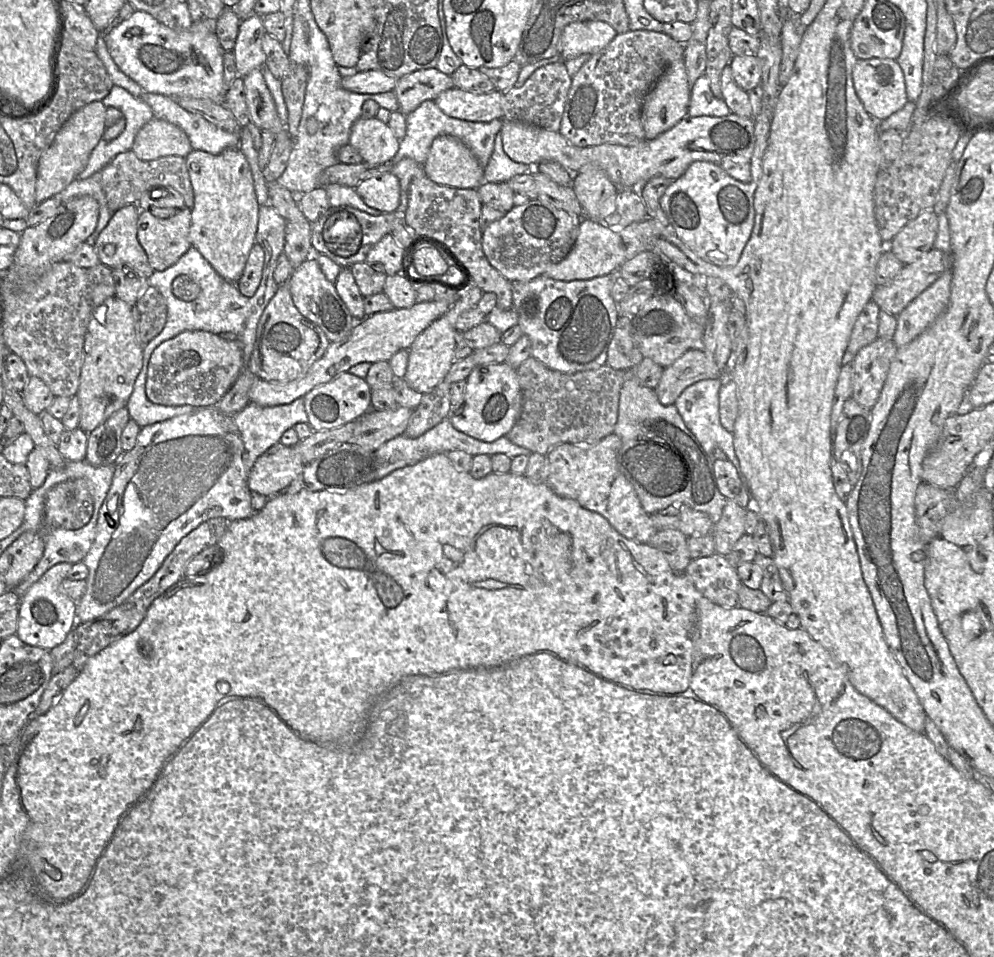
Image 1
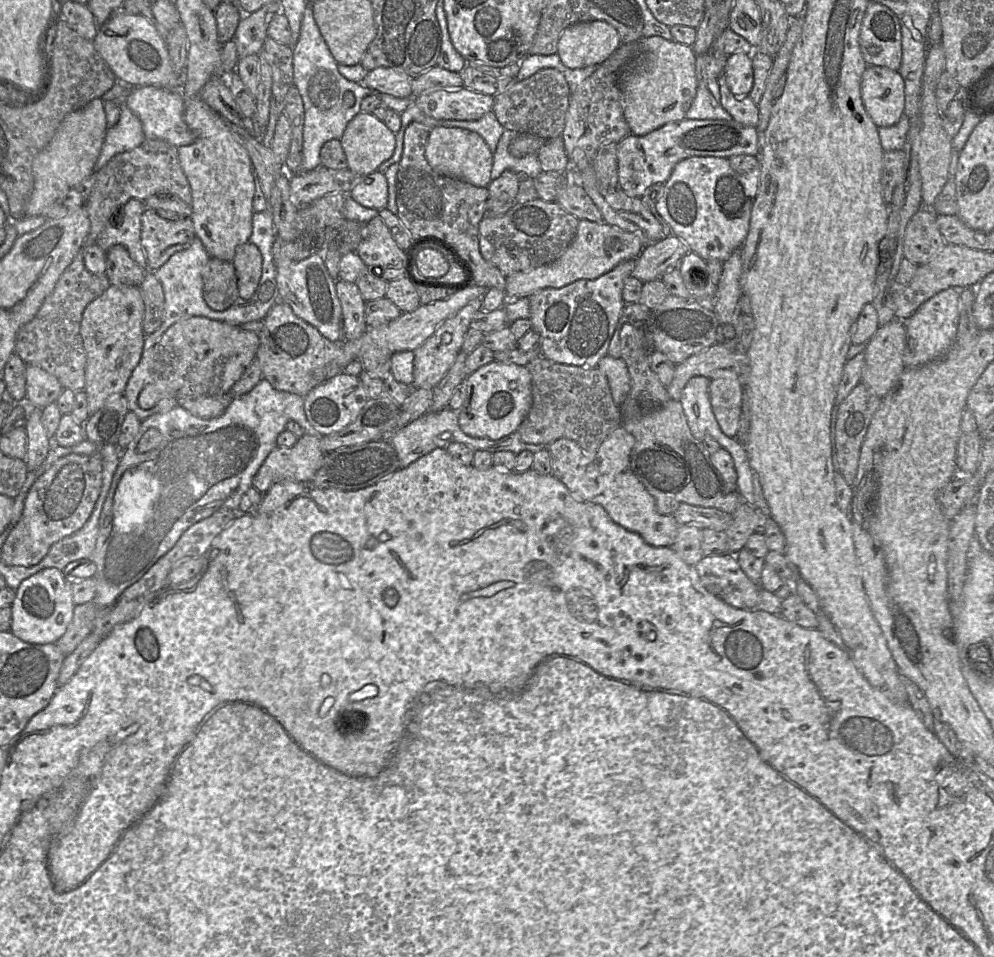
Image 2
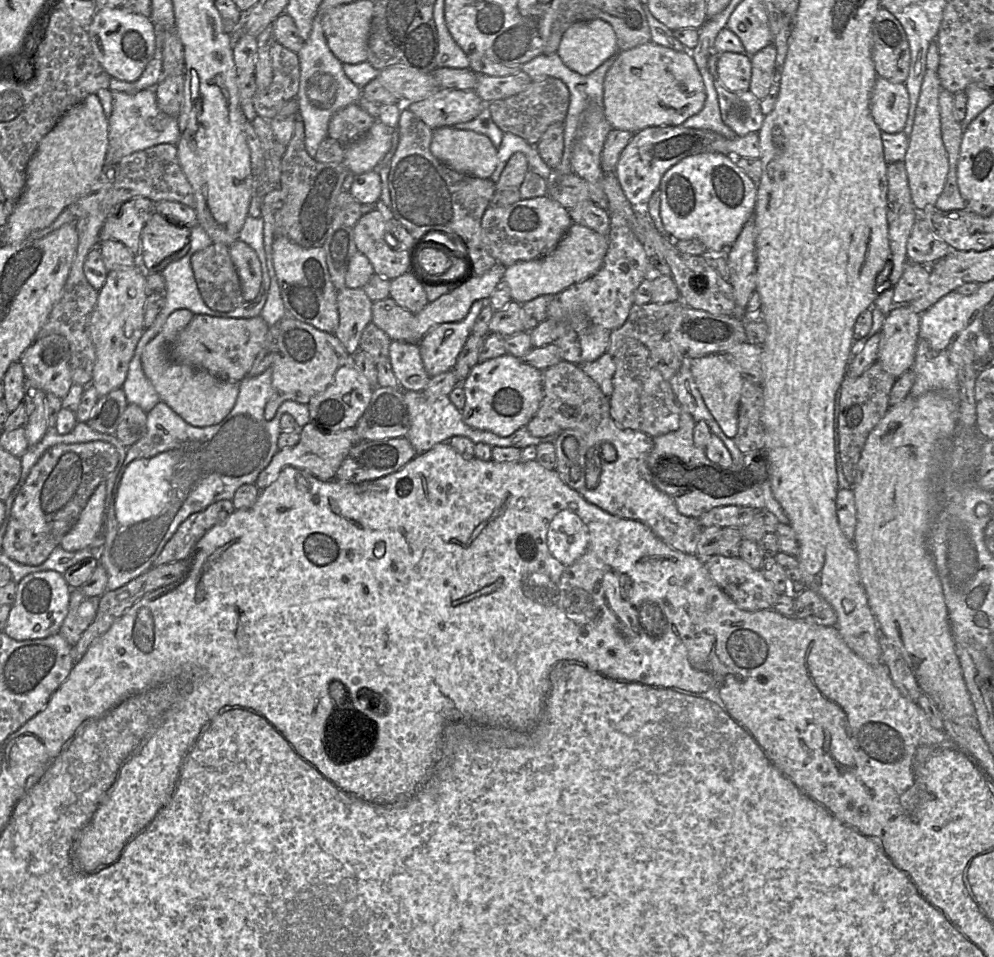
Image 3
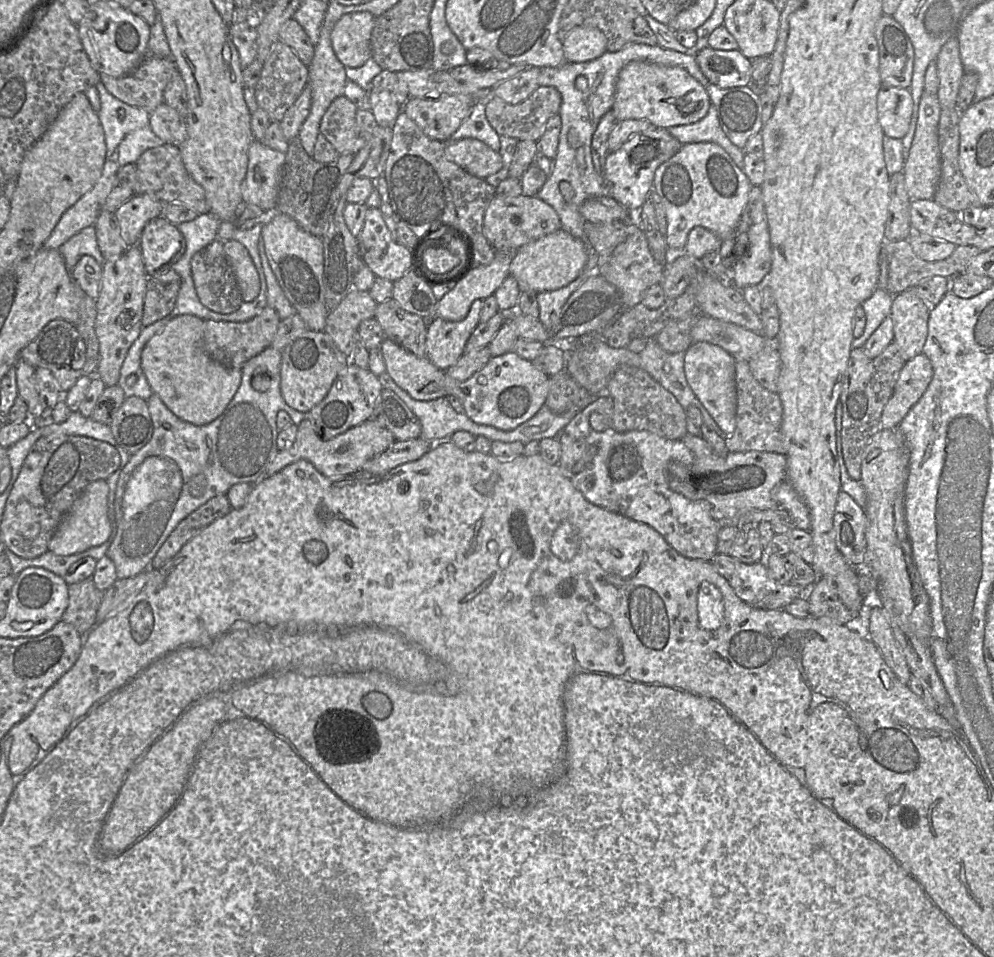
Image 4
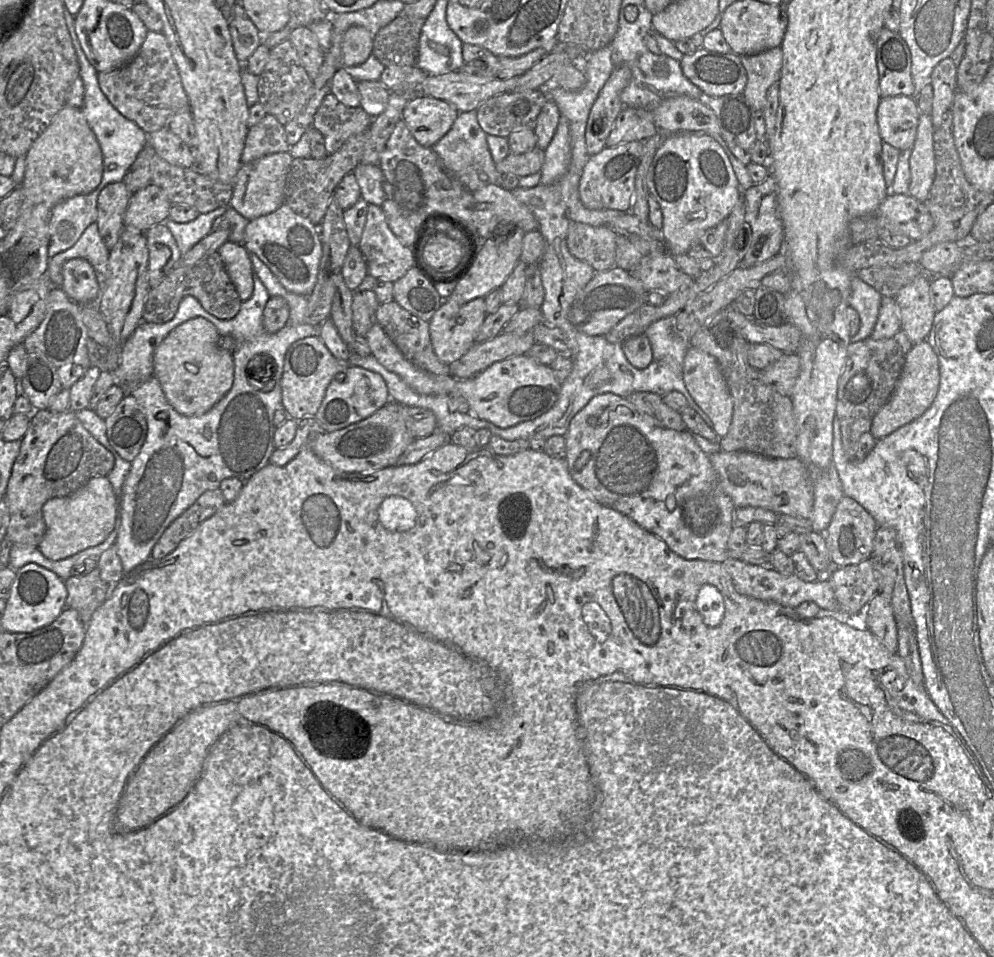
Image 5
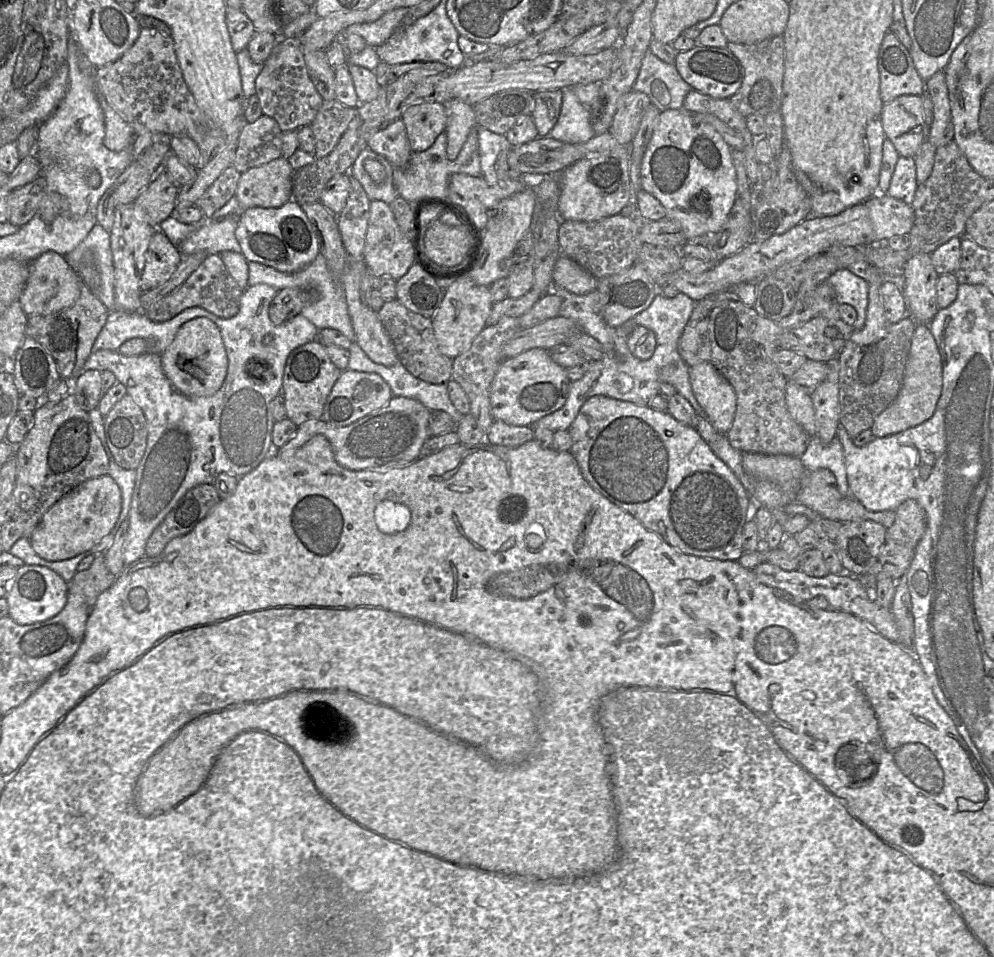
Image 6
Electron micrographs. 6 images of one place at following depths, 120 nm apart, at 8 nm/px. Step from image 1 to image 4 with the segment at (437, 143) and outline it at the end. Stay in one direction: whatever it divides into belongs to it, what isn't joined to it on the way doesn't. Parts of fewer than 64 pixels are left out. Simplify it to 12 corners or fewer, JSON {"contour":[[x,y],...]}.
{"contour":[[474,138],[445,142],[445,155],[482,179],[504,165]]}

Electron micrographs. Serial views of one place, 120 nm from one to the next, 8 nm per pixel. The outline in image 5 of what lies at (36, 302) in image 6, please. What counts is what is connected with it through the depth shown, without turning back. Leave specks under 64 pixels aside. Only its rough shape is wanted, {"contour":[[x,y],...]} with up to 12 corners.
{"contour":[[66,261],[60,288],[79,304],[100,294],[93,266]]}

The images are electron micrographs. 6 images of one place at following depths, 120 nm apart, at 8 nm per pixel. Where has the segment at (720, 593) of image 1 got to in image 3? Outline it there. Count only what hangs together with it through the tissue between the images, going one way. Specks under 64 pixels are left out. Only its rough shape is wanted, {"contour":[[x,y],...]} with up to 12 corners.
{"contour":[[740,557],[701,561],[741,610],[771,609],[780,596]]}

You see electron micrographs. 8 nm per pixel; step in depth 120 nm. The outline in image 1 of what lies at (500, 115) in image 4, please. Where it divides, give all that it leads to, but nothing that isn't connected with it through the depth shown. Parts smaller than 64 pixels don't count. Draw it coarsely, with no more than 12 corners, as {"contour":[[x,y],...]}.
{"contour":[[565,63],[503,93],[502,120],[559,132]]}

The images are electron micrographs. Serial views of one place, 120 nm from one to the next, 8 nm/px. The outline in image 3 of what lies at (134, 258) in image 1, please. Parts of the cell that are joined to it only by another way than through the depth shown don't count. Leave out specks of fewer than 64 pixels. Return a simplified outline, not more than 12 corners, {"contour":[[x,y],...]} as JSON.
{"contour":[[148,198],[124,202],[100,241],[119,241],[139,259],[141,233],[154,211]]}

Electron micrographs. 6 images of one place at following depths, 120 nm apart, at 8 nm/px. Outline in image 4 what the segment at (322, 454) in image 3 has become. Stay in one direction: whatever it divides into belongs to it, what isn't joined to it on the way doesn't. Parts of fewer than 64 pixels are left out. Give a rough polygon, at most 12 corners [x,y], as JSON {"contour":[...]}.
{"contour":[[310,418],[264,478],[298,460],[346,477],[386,451],[393,434],[373,419],[322,440]]}

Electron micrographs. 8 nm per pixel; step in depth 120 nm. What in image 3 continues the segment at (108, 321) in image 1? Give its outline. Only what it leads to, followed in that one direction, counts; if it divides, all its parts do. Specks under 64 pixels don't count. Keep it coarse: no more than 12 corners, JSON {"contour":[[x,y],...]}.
{"contour":[[108,272],[89,319],[91,384],[121,388],[145,330],[146,272]]}

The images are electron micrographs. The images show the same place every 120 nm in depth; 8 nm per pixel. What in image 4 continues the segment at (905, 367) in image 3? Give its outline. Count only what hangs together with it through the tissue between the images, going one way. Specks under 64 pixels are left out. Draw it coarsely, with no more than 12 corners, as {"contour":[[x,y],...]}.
{"contour":[[910,289],[893,295],[893,342],[905,362],[922,353],[930,308]]}

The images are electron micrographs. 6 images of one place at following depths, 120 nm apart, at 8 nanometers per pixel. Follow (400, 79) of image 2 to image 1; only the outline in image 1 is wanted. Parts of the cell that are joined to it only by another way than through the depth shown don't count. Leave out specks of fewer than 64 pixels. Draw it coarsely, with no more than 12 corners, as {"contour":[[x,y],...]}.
{"contour":[[367,70],[342,77],[342,87],[360,94],[393,91],[397,78]]}

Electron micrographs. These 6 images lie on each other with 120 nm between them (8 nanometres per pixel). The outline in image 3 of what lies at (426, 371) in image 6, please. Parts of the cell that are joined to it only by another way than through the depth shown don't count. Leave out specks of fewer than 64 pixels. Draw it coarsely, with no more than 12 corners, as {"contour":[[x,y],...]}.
{"contour":[[390,297],[373,302],[372,323],[392,341],[415,343],[414,314]]}

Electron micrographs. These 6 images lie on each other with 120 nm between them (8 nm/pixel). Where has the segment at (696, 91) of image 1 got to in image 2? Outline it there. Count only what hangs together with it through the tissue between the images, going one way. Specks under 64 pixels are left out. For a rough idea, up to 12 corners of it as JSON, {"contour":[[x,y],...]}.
{"contour":[[696,56],[696,96],[686,119],[730,120],[721,105],[724,66]]}

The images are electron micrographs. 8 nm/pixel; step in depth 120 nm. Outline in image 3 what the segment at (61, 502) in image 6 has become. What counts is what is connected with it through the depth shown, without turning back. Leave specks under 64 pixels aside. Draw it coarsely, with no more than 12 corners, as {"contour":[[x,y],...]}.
{"contour":[[106,481],[89,498],[60,547],[74,552],[103,534]]}

